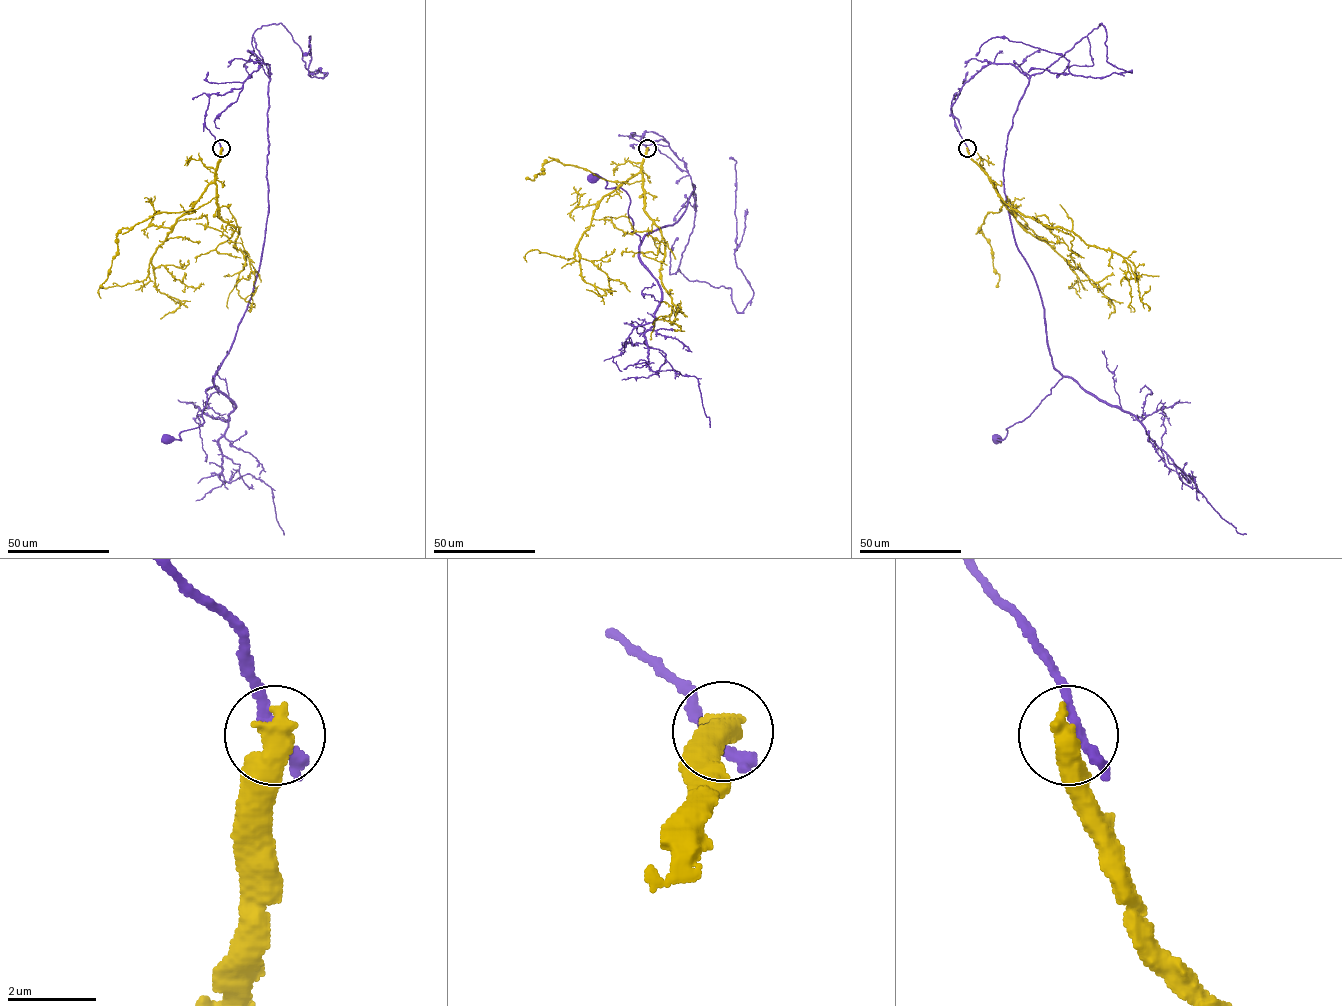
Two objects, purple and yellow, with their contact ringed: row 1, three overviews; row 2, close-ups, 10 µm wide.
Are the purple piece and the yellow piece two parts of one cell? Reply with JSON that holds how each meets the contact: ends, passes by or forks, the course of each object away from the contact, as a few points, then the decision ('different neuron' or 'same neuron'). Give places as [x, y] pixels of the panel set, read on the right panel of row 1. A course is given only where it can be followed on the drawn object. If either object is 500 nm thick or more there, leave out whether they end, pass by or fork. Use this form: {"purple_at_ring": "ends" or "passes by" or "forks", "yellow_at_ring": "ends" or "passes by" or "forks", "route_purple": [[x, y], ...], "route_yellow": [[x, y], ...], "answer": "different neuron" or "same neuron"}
{"route_purple": [[967, 148], [951, 109], [958, 89], [991, 63], [1026, 73], [1004, 193], [1062, 377], [998, 439]], "route_yellow": [[967, 148], [1013, 209], [1129, 260], [1148, 311]], "answer": "different neuron"}

